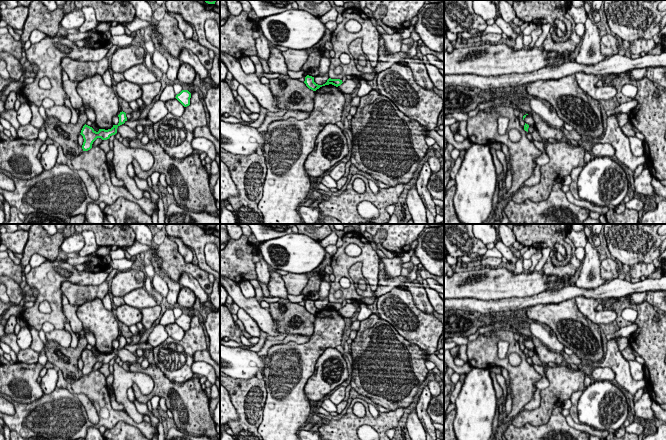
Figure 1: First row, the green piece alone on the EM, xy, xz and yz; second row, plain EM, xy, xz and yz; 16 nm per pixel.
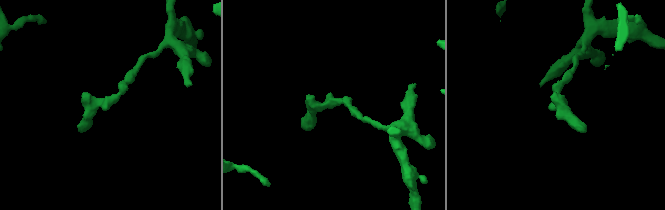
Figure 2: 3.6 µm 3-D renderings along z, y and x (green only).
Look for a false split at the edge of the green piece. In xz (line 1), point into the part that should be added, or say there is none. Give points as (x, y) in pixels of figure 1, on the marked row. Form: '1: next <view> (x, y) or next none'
1: next none

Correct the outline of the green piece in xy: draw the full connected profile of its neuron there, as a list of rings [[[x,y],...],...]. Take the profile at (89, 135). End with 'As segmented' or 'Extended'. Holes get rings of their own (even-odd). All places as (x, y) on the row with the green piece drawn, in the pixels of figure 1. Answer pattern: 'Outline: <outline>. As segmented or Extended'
Outline: [[[123,111],[120,112],[118,117],[119,117],[119,123],[117,125],[113,125],[113,127],[108,130],[99,129],[99,131],[96,132],[92,127],[85,124],[81,130],[81,133],[80,133],[84,139],[84,142],[82,145],[83,151],[90,150],[92,148],[93,142],[97,138],[101,138],[102,140],[107,140],[112,135],[115,135],[117,133],[117,128],[127,121],[126,113]]]. As segmented

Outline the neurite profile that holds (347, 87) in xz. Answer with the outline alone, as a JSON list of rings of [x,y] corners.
[[[358,76],[356,77],[357,80],[354,81],[352,80],[346,80],[345,82],[343,82],[340,86],[338,86],[338,89],[344,93],[345,96],[348,96],[350,94],[353,93],[354,89],[357,87],[357,85],[359,84],[359,82],[361,80],[365,80],[362,76]]]

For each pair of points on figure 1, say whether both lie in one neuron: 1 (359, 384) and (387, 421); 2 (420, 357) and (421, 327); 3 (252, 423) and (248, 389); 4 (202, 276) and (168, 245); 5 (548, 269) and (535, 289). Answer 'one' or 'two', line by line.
1: two
2: two
3: one
4: one
5: two

